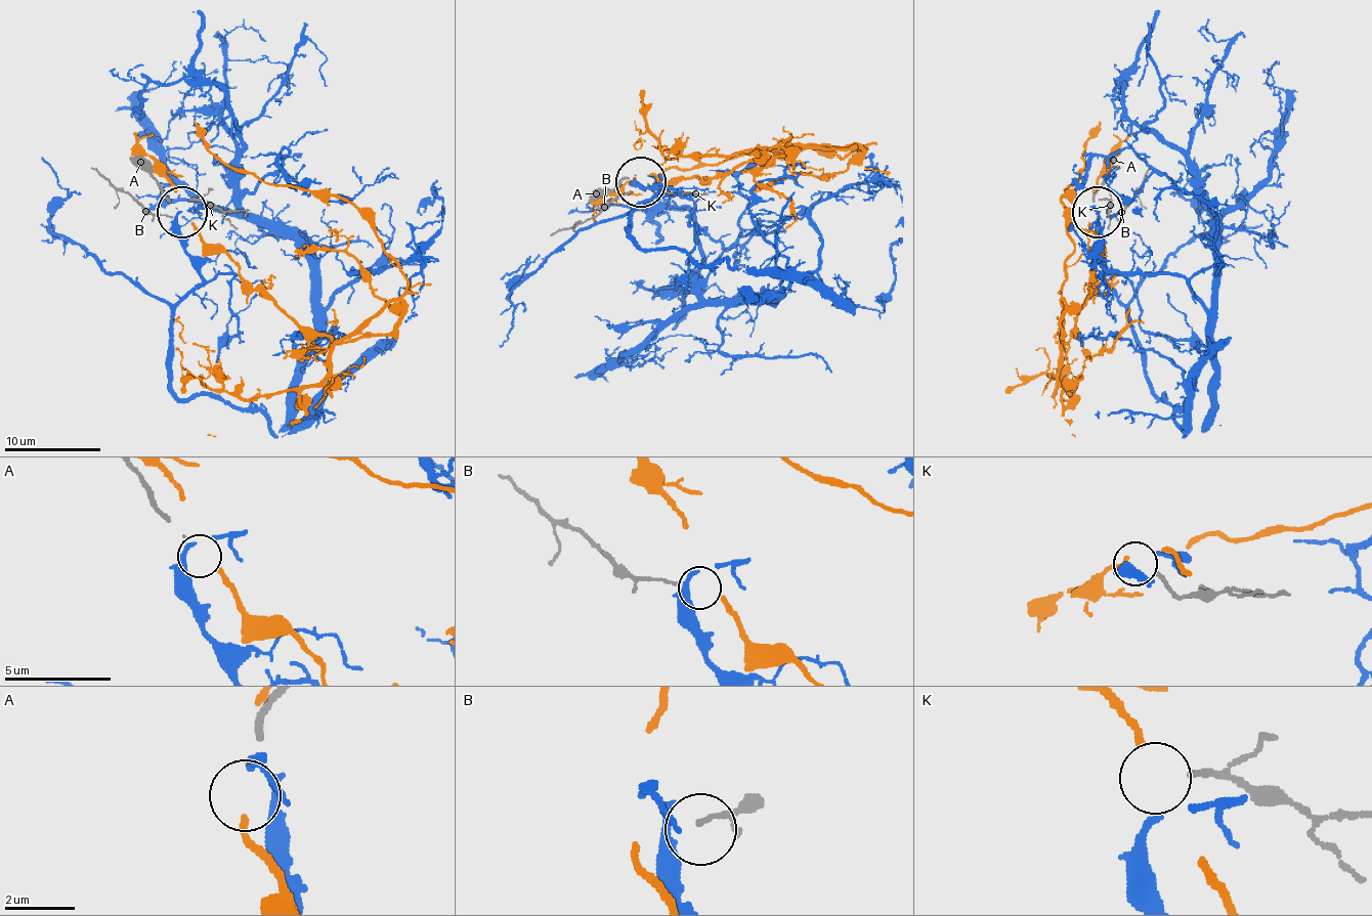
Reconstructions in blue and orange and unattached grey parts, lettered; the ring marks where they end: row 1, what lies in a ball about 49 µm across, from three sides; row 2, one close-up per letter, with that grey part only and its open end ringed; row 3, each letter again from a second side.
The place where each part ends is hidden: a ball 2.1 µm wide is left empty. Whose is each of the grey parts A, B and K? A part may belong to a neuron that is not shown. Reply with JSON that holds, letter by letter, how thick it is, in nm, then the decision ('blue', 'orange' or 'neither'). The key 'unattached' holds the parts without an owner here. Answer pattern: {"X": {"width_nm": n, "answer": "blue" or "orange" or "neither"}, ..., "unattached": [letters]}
{"A": {"width_nm": 50, "answer": "neither"}, "B": {"width_nm": 130, "answer": "neither"}, "K": {"width_nm": 170, "answer": "orange"}, "unattached": ["A", "B"]}

